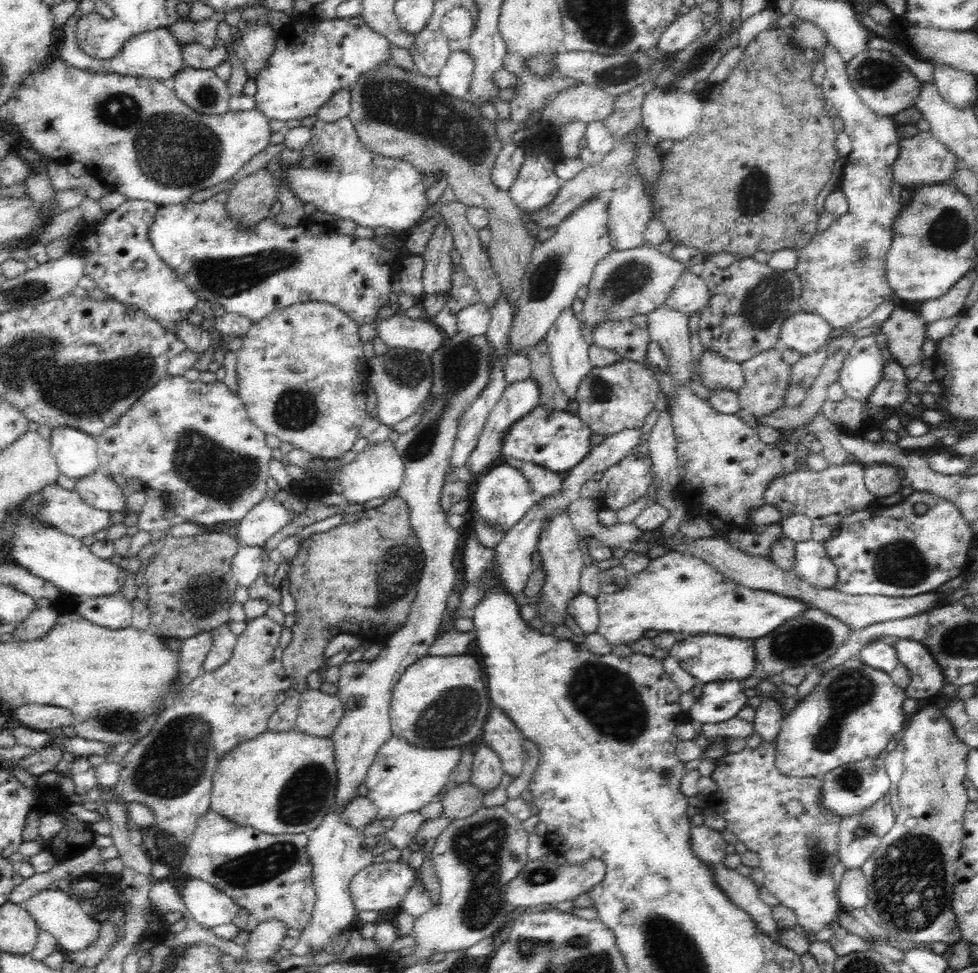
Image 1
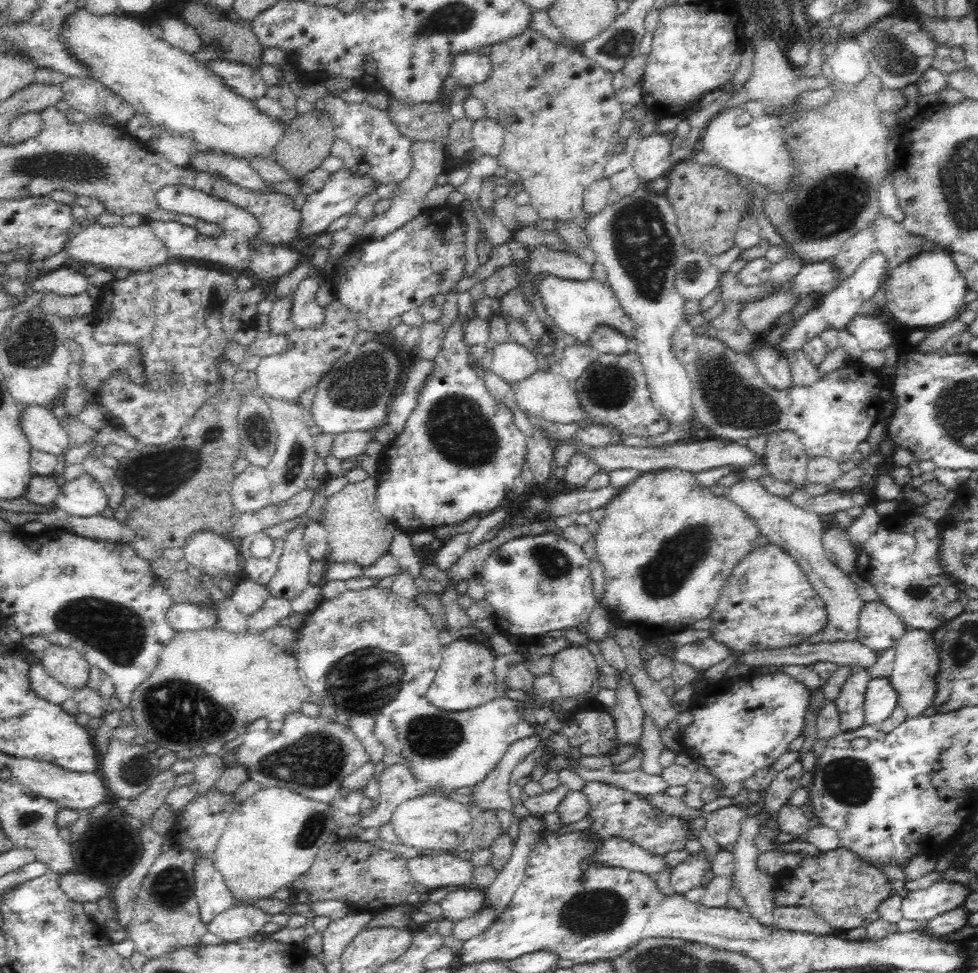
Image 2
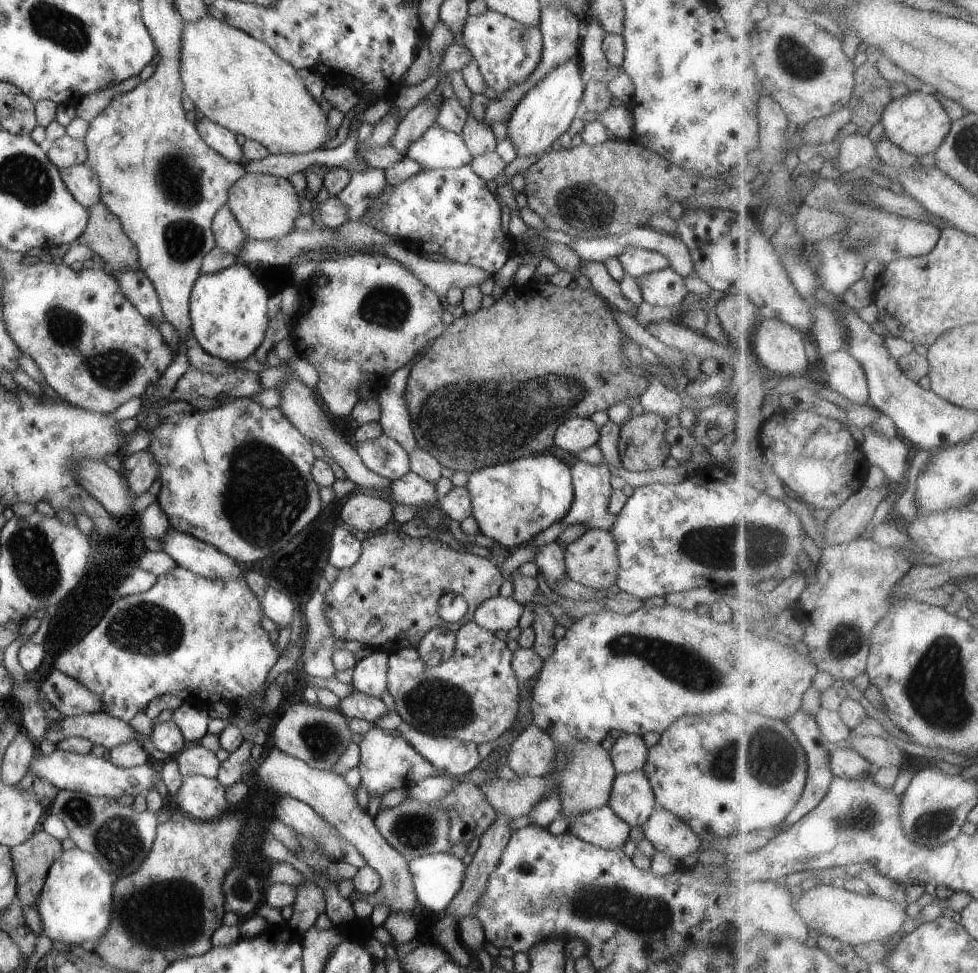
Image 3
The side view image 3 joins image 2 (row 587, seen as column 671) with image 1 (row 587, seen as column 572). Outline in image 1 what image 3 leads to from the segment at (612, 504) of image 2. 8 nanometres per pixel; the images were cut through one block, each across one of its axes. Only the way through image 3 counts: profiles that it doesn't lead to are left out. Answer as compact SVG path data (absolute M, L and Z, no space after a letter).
M669 552L650 559L648 566L640 573L628 575L628 583L624 586L624 590L614 594L601 593L597 597L597 606L599 613L597 633L601 634L611 646L630 645L642 636L661 631L680 632L686 636L715 634L723 637L750 638L755 641L758 637L766 636L772 630L776 630L784 622L800 616L804 610L810 610L808 605L798 599L736 585L708 562L680 552Z

